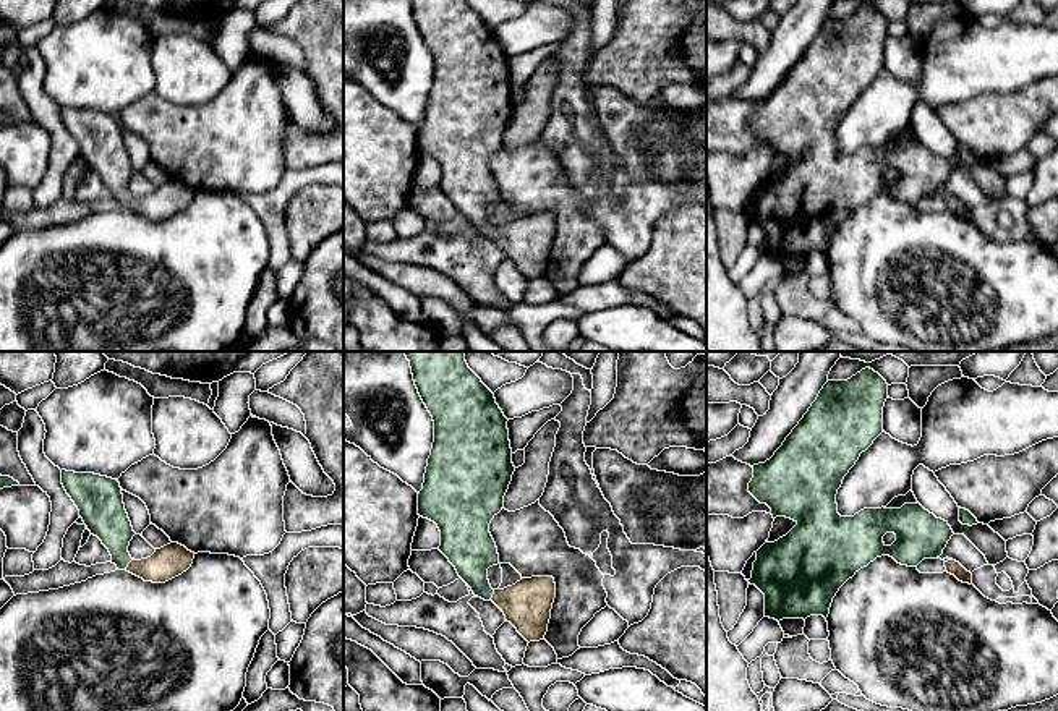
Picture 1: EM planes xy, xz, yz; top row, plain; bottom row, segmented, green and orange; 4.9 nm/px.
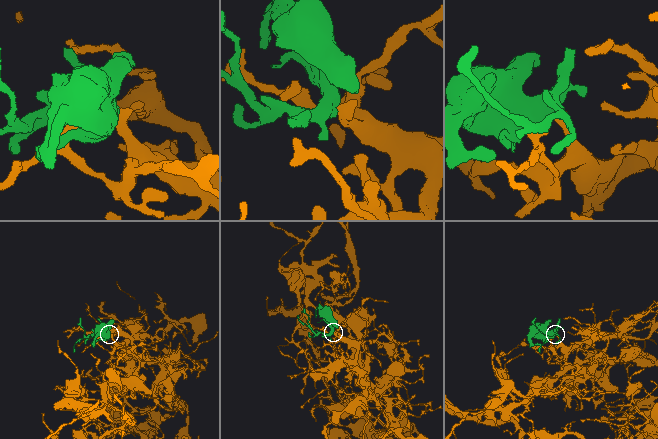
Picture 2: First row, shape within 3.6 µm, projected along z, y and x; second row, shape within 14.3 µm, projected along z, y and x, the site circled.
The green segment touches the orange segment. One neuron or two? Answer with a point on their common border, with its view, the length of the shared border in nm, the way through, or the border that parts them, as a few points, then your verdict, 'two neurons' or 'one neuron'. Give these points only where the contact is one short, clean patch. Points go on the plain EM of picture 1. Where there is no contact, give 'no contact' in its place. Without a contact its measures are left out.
meets green in xy at (128, 200); contact 80 nm long; runs through xy (106, 156), (128, 200), (162, 203), (170, 198); one neuron

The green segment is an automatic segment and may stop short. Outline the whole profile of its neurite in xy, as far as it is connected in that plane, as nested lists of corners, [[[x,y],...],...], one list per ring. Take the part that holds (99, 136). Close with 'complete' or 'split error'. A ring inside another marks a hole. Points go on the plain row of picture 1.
[[[62,107],[62,121],[91,172],[109,186],[118,207],[126,207],[144,219],[165,220],[191,204],[194,189],[178,180],[156,186],[147,196],[134,198],[130,193],[128,183],[136,170],[117,117]]]; split error

